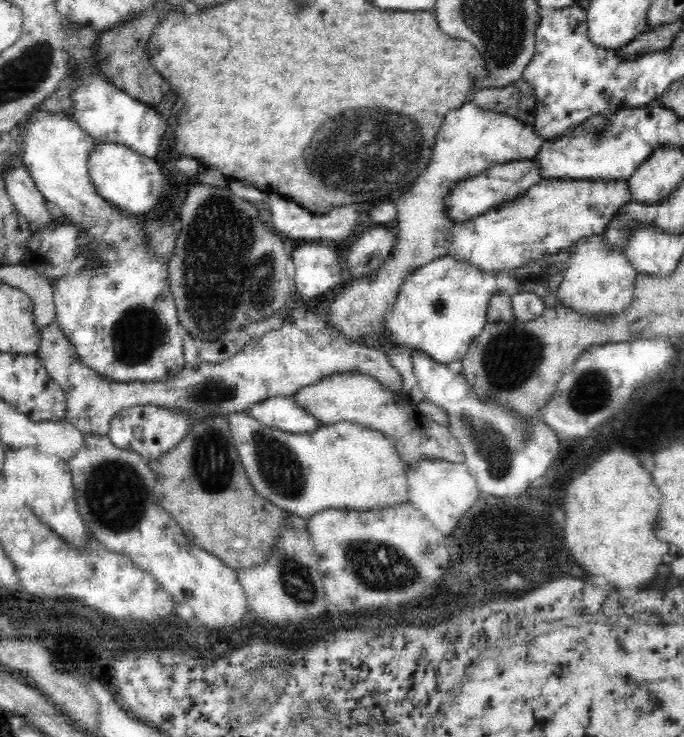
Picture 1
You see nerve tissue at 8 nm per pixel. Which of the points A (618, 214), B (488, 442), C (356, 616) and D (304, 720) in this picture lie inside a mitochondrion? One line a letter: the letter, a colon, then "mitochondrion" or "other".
A: other
B: mitochondrion
C: other
D: mitochondrion

